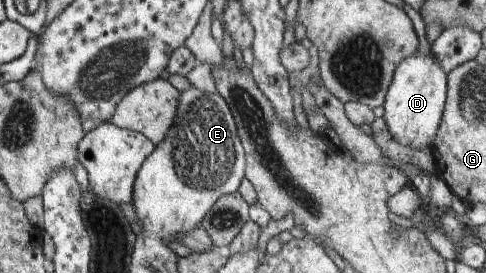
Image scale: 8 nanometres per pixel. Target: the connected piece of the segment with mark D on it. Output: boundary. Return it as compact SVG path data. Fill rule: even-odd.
M418 51L413 56L403 59L395 69L391 86L384 100L388 131L403 146L411 148L431 147L435 140L448 93L448 73L436 61L433 53L421 55Z

